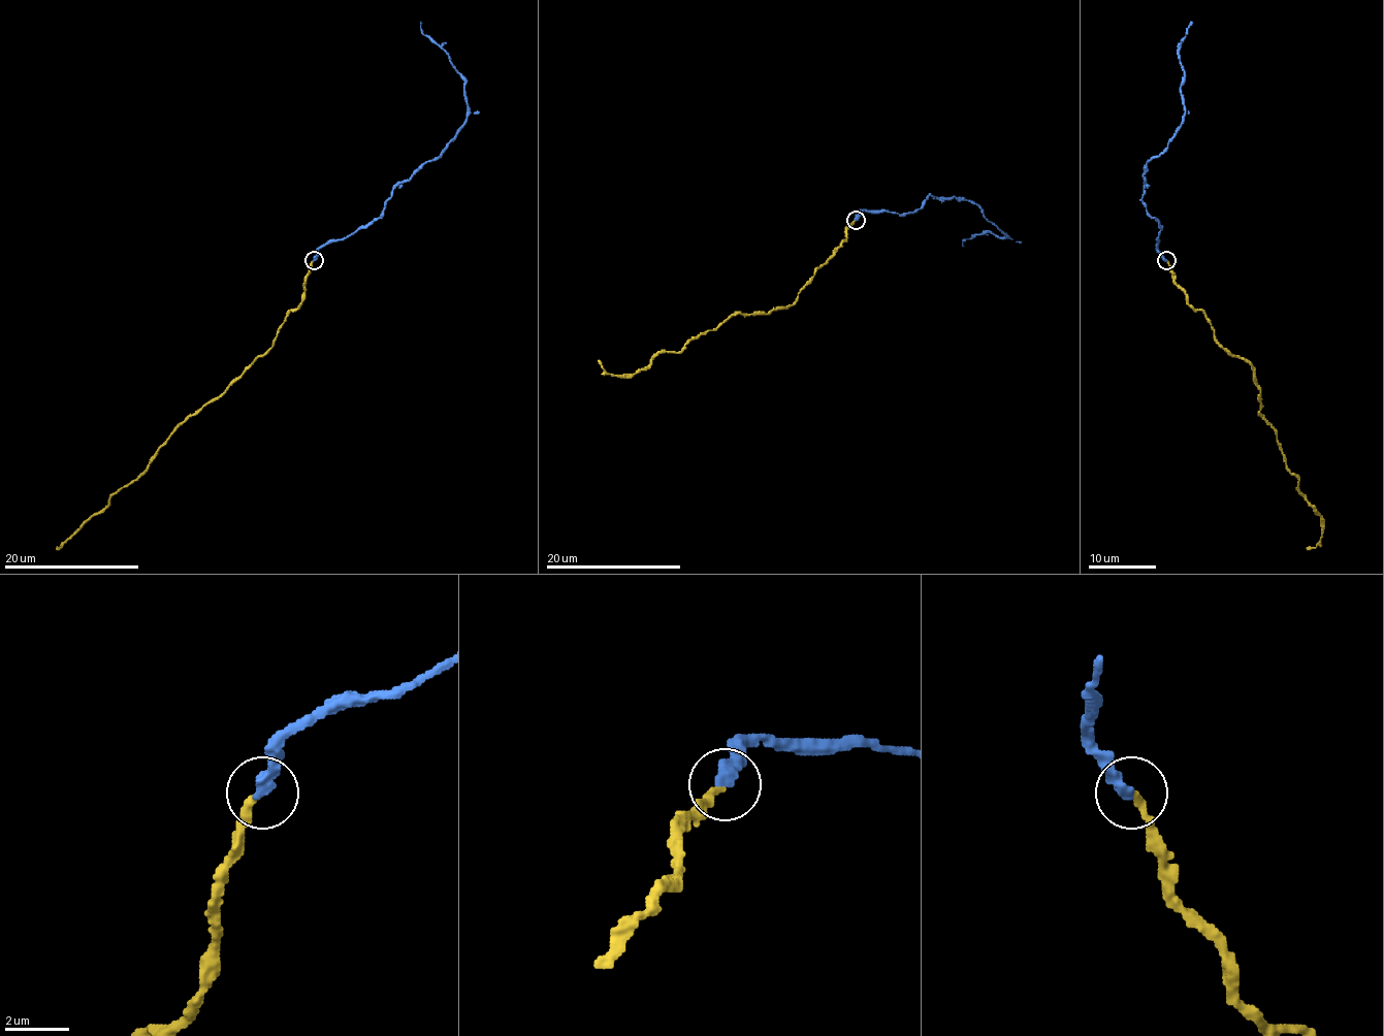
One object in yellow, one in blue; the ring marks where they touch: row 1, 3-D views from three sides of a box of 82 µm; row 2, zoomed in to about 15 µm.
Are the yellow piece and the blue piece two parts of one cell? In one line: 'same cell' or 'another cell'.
same cell

